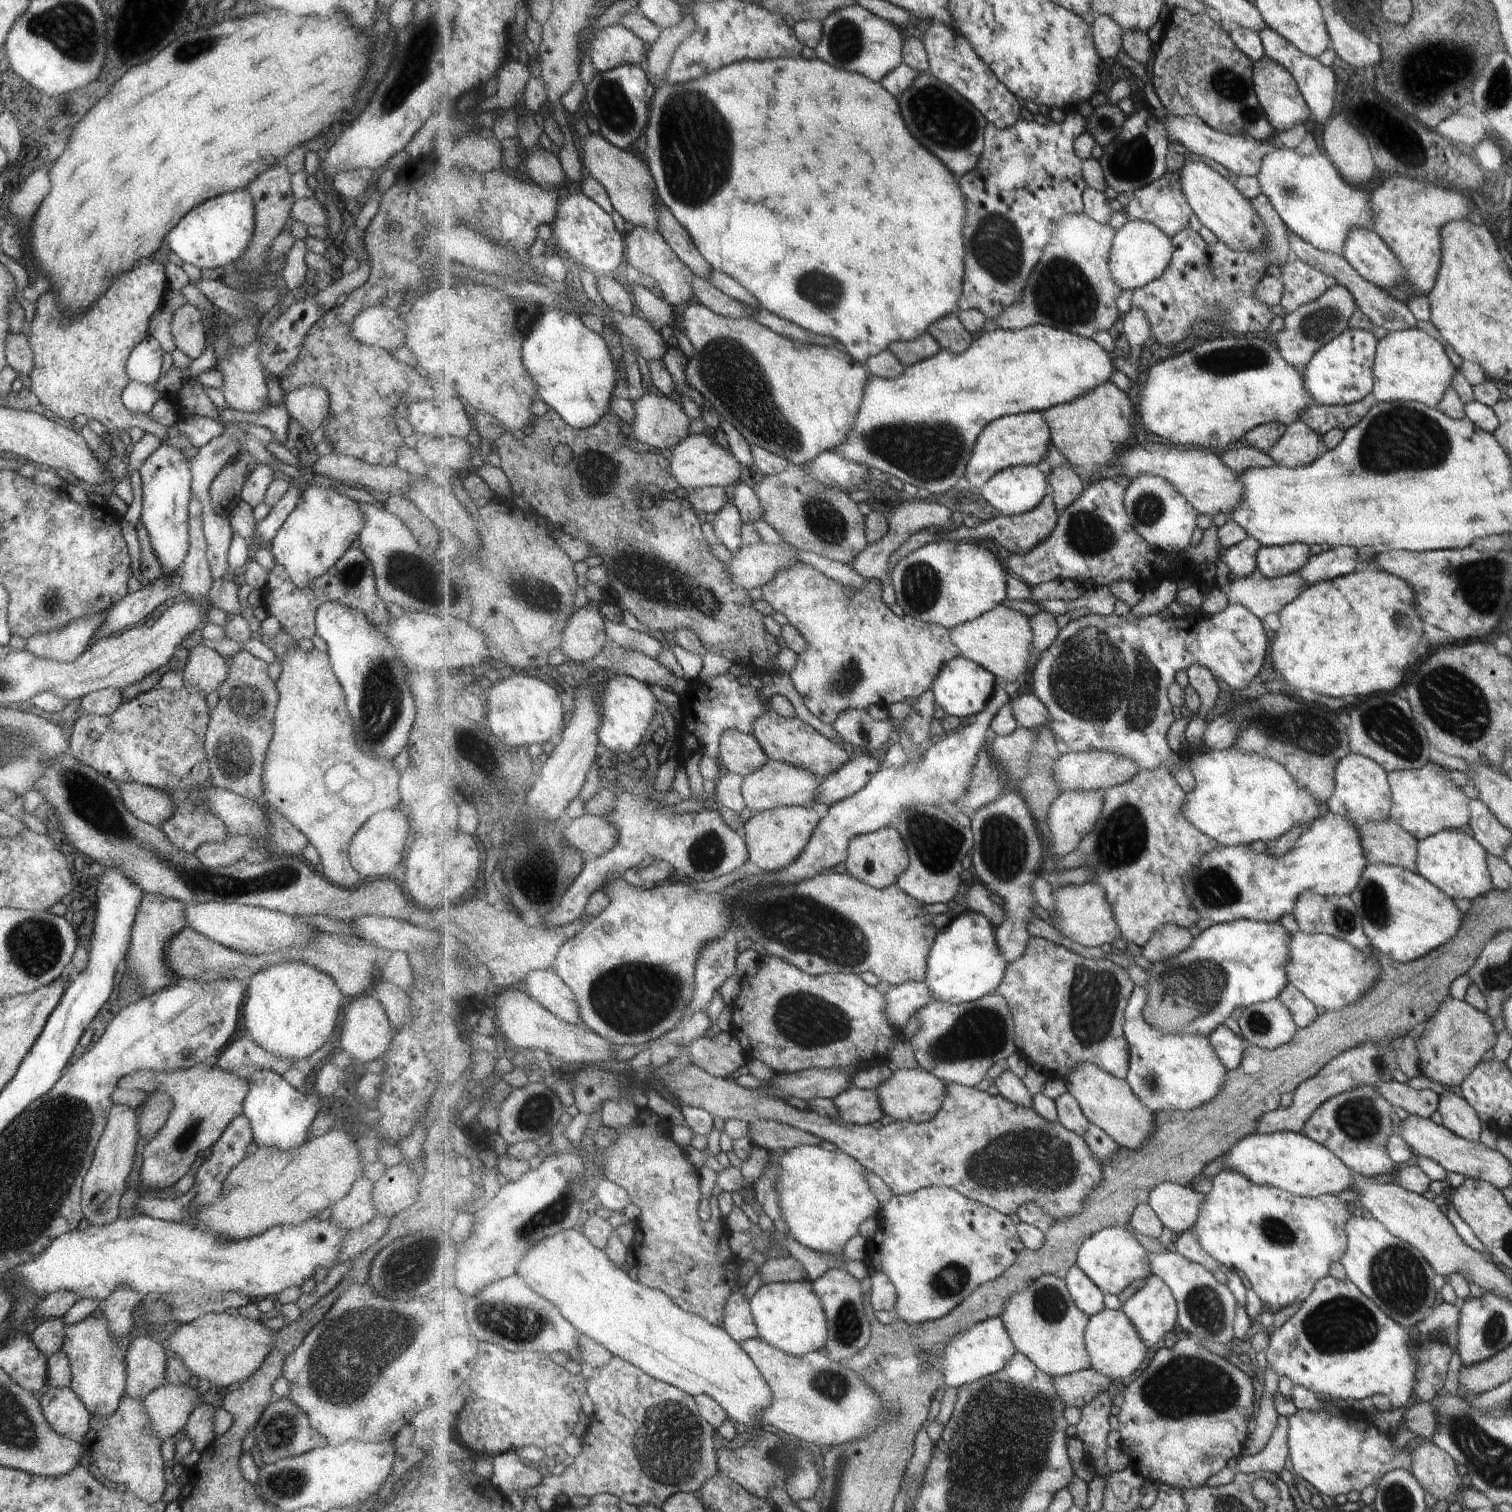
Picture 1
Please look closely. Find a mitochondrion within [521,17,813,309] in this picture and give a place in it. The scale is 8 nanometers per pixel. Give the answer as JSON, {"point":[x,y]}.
{"point":[698,144]}

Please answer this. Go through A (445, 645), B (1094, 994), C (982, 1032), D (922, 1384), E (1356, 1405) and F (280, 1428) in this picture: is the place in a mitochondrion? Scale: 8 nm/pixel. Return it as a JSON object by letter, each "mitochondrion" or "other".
{"A":"other","B":"mitochondrion","C":"mitochondrion","D":"other","E":"other","F":"mitochondrion"}

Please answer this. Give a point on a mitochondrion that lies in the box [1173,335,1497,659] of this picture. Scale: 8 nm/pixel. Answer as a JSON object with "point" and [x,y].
{"point":[1397,438]}

